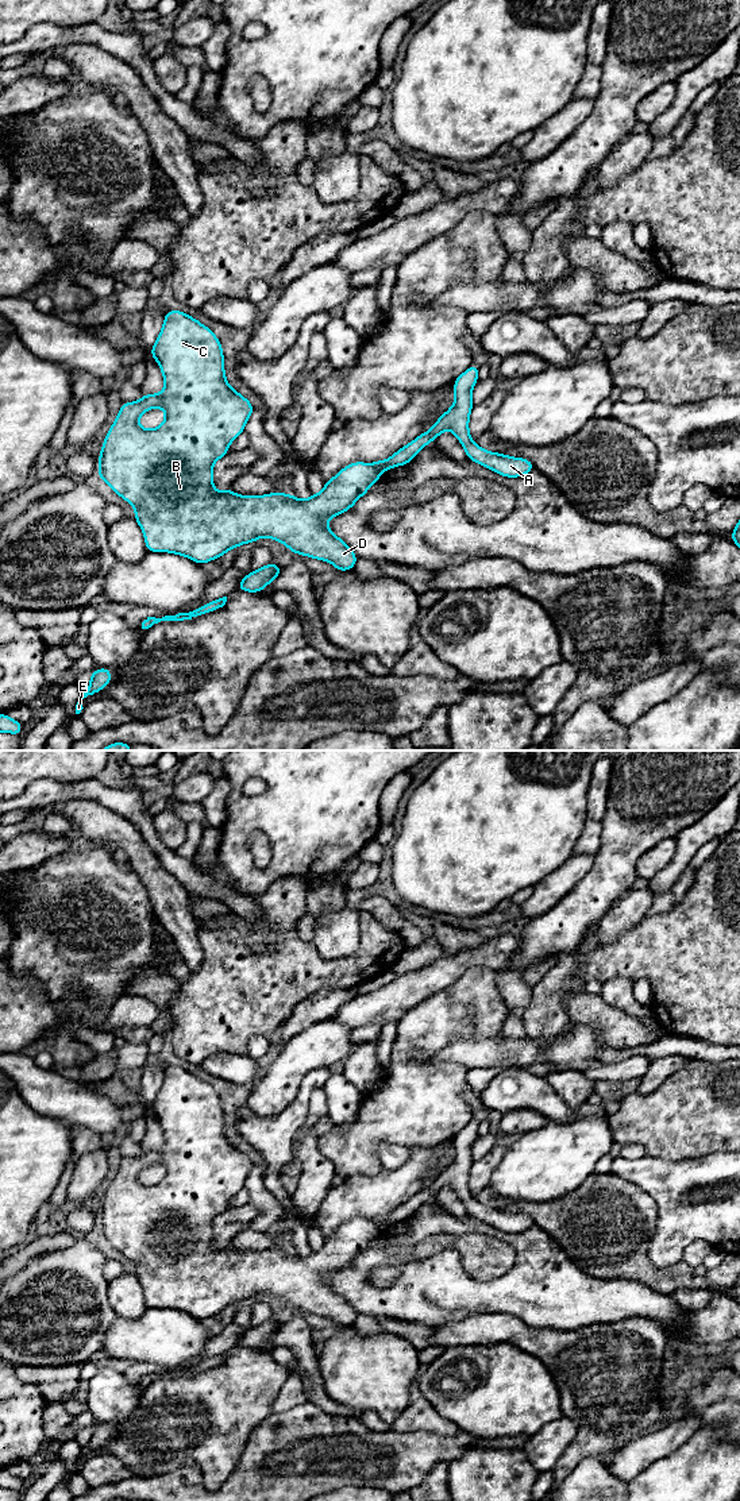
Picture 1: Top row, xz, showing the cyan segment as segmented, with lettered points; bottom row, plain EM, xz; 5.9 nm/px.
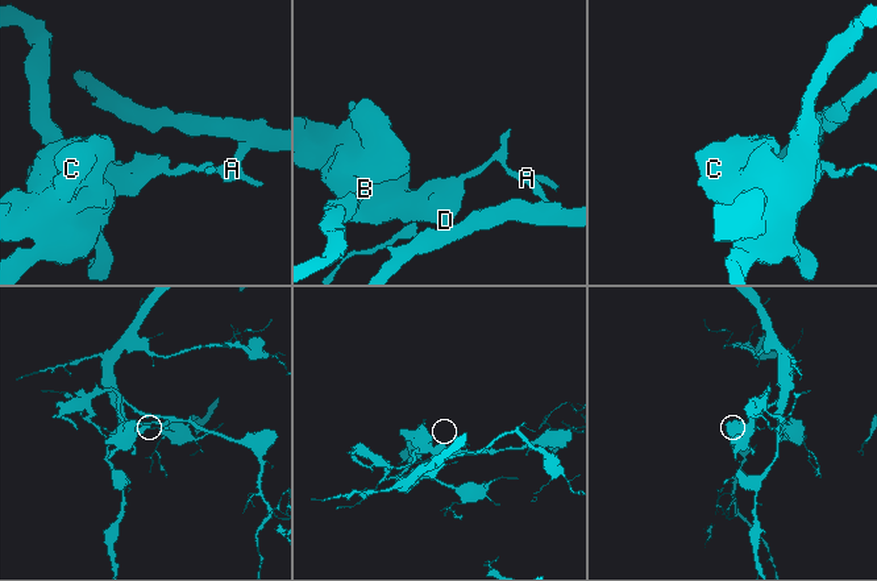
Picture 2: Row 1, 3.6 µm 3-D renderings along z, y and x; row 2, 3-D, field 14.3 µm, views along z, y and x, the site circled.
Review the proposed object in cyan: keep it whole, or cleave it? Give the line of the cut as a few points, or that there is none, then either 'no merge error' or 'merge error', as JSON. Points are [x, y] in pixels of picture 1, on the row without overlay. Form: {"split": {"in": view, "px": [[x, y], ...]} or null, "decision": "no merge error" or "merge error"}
{"split": {"in": "xz", "px": [[372, 1220], [381, 1227]]}, "decision": "merge error"}

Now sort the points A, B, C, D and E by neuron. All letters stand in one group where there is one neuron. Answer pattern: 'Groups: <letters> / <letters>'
Groups: A E / B C D

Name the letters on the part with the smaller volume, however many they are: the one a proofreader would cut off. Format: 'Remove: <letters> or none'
Remove: B, C, D

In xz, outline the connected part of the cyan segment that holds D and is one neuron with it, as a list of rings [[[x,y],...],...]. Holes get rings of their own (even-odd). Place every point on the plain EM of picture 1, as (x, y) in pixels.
[[[167,1066],[165,1069],[165,1077],[162,1081],[162,1087],[157,1093],[150,1112],[153,1112],[161,1123],[165,1145],[159,1150],[143,1150],[143,1153],[136,1158],[123,1158],[119,1166],[119,1170],[109,1184],[107,1193],[101,1201],[101,1208],[99,1212],[99,1228],[97,1232],[101,1234],[117,1251],[130,1258],[135,1263],[135,1276],[143,1286],[144,1300],[147,1308],[170,1308],[177,1309],[180,1312],[185,1312],[192,1315],[197,1320],[208,1319],[213,1315],[221,1313],[228,1305],[236,1304],[246,1299],[255,1299],[259,1293],[269,1293],[285,1300],[290,1308],[309,1312],[317,1316],[325,1316],[335,1321],[335,1326],[348,1327],[352,1326],[358,1312],[354,1307],[338,1292],[335,1292],[327,1281],[327,1277],[331,1273],[336,1273],[352,1263],[352,1261],[366,1250],[366,1247],[379,1235],[381,1227],[375,1224],[373,1220],[363,1218],[354,1218],[346,1223],[343,1223],[331,1236],[324,1238],[324,1245],[319,1250],[312,1250],[308,1255],[302,1257],[296,1254],[293,1250],[284,1250],[278,1247],[273,1247],[267,1251],[238,1251],[231,1243],[224,1247],[213,1246],[213,1226],[212,1220],[230,1208],[228,1201],[234,1197],[242,1188],[244,1188],[244,1181],[248,1173],[255,1168],[251,1158],[240,1151],[236,1146],[234,1146],[228,1138],[226,1137],[224,1128],[224,1111],[221,1106],[221,1099],[215,1092],[212,1085],[203,1081],[200,1077],[193,1074],[192,1072],[181,1068],[181,1066]],[[162,1164],[166,1169],[165,1177],[154,1185],[143,1185],[139,1182],[139,1173],[149,1165]]]

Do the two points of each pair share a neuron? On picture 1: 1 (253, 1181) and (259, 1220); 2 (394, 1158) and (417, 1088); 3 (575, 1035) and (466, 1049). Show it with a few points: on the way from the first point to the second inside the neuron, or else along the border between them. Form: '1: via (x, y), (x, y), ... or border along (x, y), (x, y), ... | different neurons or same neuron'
1: via (257, 1191), (263, 1200), (263, 1211) | same neuron
2: border along (411, 1149), (411, 1157), (400, 1166), (381, 1166) | different neurons
3: via (548, 1050), (493, 1050) | same neuron

